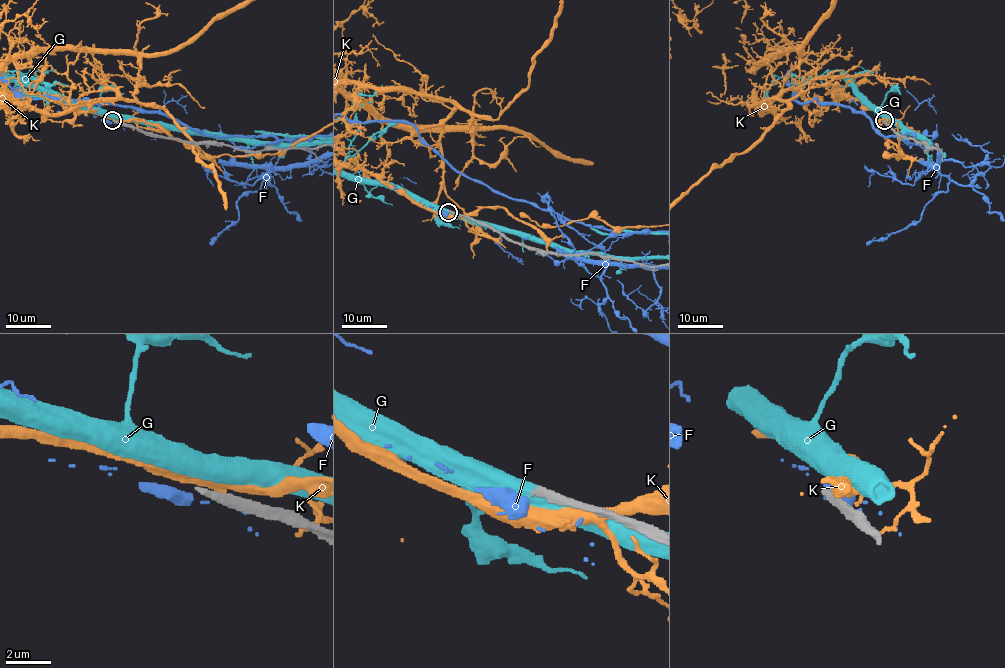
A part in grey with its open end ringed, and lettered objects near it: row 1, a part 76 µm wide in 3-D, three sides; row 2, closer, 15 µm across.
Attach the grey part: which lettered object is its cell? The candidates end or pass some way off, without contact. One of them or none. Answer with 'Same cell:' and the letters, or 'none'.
Same cell: none

